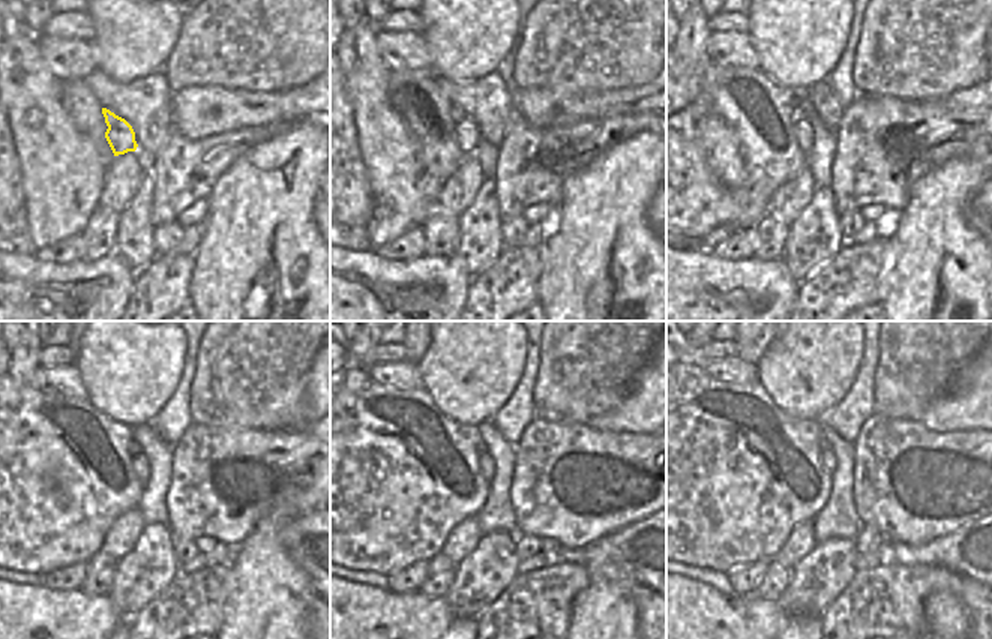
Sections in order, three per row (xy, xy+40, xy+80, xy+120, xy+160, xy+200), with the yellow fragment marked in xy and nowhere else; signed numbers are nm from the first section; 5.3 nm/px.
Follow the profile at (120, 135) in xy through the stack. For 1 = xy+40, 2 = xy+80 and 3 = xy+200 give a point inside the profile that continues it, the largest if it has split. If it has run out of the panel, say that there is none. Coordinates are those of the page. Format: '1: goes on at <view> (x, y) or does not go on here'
1: goes on at xy+40 (465, 131)
2: goes on at xy+80 (802, 129)
3: goes on at xy+200 (827, 459)

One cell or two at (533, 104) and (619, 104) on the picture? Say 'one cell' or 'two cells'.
one cell

